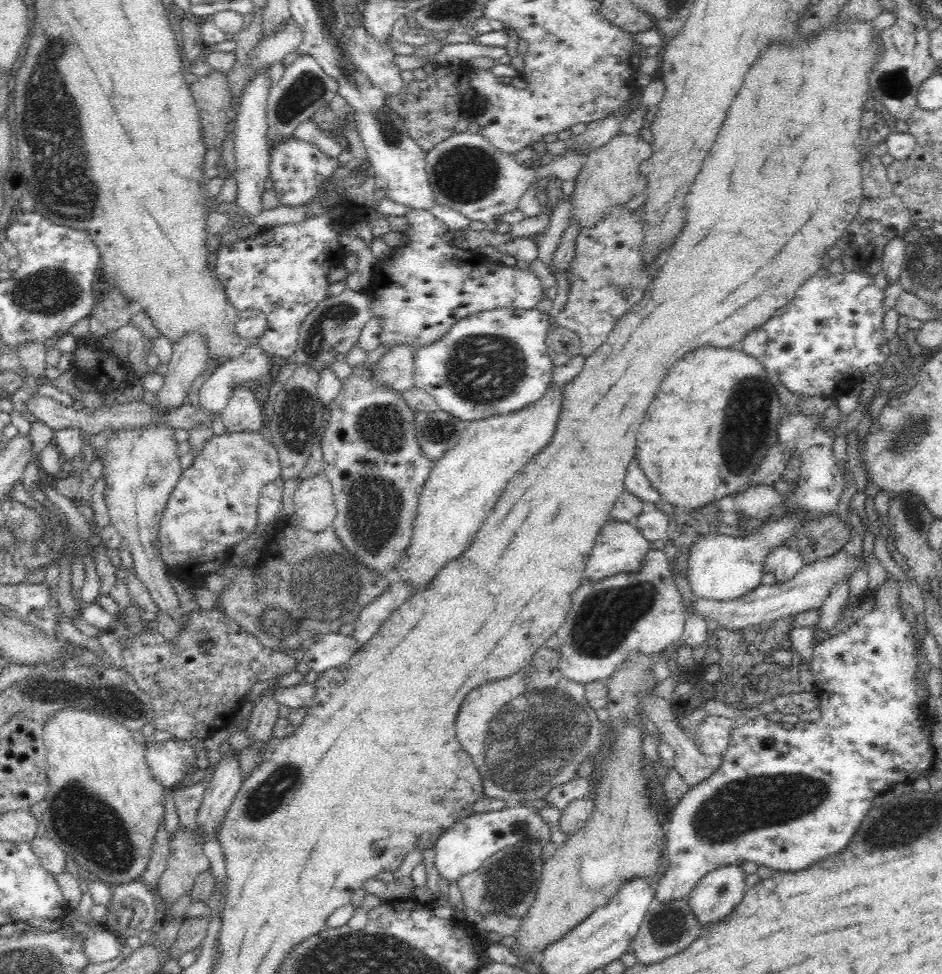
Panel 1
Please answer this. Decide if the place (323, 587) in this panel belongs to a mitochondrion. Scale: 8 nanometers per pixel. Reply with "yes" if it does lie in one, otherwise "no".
yes

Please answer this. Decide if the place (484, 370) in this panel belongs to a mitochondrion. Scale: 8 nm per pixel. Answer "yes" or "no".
yes

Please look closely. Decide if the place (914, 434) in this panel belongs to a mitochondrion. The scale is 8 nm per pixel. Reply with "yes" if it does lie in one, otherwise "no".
yes

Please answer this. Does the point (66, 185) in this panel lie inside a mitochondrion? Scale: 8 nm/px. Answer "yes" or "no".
yes

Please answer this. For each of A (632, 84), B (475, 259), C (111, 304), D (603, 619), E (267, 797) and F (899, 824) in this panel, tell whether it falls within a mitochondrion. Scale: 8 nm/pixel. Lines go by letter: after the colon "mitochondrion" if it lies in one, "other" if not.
A: other
B: other
C: other
D: mitochondrion
E: mitochondrion
F: mitochondrion

